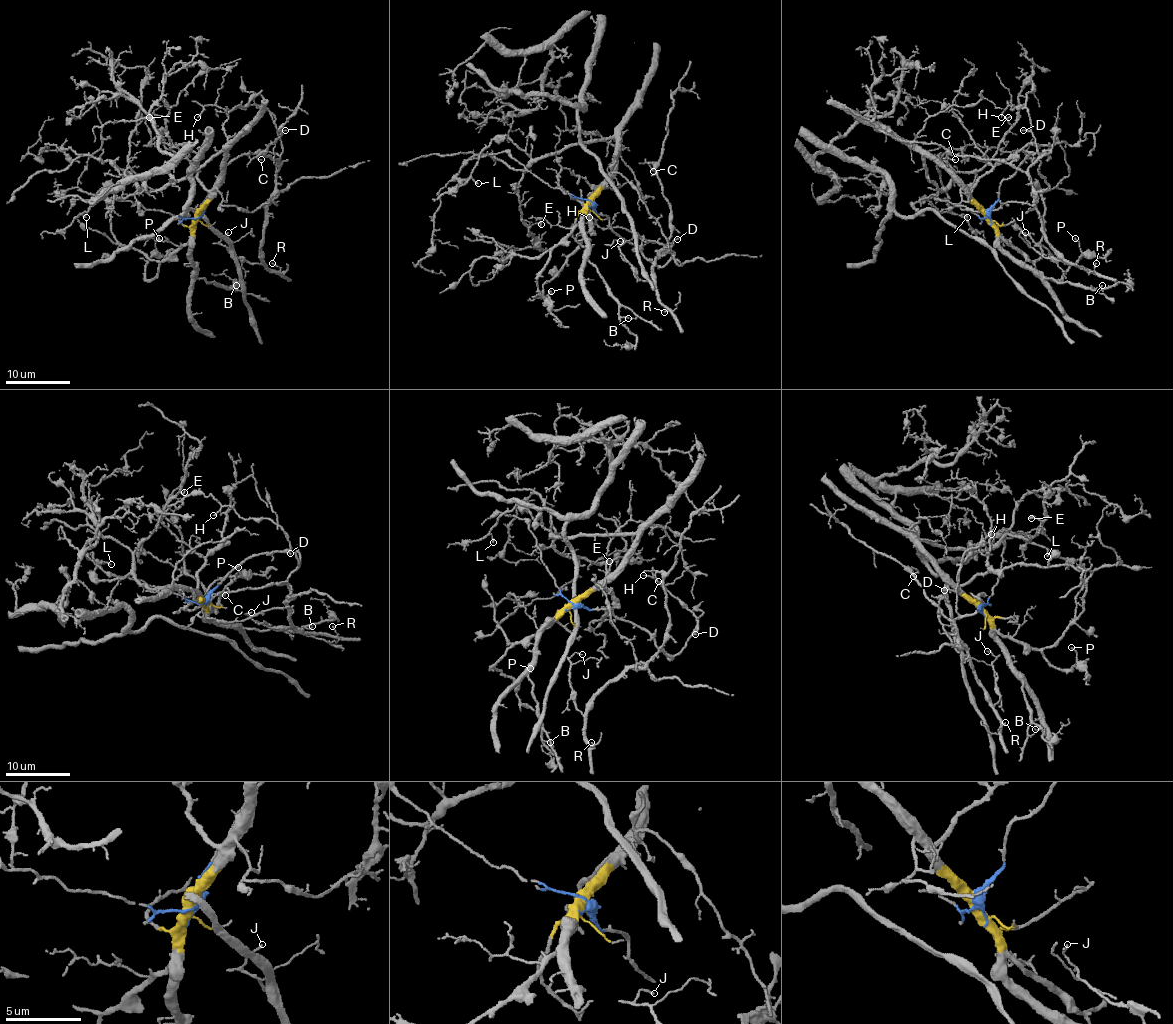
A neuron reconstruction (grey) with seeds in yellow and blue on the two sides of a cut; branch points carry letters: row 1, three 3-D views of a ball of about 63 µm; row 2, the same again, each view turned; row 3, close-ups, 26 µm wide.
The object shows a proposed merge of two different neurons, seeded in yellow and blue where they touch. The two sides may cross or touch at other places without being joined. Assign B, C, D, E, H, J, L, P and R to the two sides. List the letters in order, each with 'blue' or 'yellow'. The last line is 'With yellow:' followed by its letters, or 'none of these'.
B: yellow
C: blue
D: blue
E: yellow
H: blue
J: blue
L: yellow
P: yellow
R: blue
With yellow: B, E, L, P

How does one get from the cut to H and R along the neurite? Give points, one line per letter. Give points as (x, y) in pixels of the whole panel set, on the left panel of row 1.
H: (199, 216), (217, 177), (231, 161), (282, 150), (274, 118), (262, 107), (206, 105), (198, 116)
R: (199, 216), (217, 177), (231, 161), (262, 150), (279, 156), (263, 233), (263, 262), (278, 270), (271, 262)

